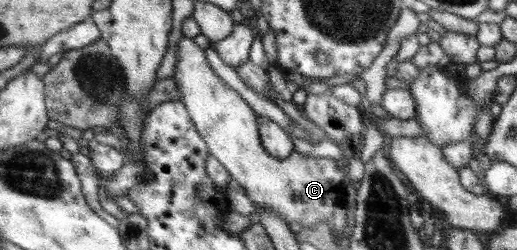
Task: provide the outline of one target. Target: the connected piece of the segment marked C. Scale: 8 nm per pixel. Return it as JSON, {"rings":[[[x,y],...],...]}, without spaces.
{"rings":[[[184,35],[174,50],[176,64],[171,78],[182,94],[180,101],[184,102],[190,120],[206,142],[210,155],[228,170],[248,198],[278,212],[287,224],[296,222],[302,225],[303,234],[317,224],[329,222],[334,209],[342,203],[343,180],[348,174],[344,165],[332,158],[303,156],[298,152],[292,152],[286,158],[270,156],[260,142],[256,113],[236,90],[214,73],[205,50]]]}

